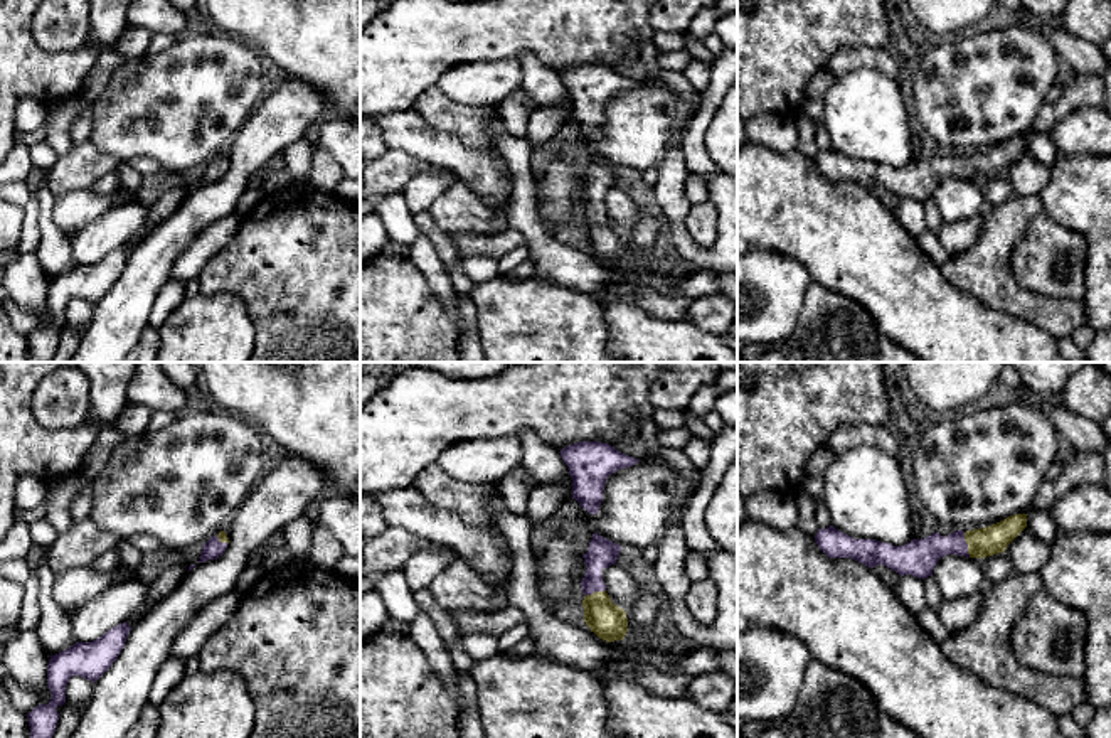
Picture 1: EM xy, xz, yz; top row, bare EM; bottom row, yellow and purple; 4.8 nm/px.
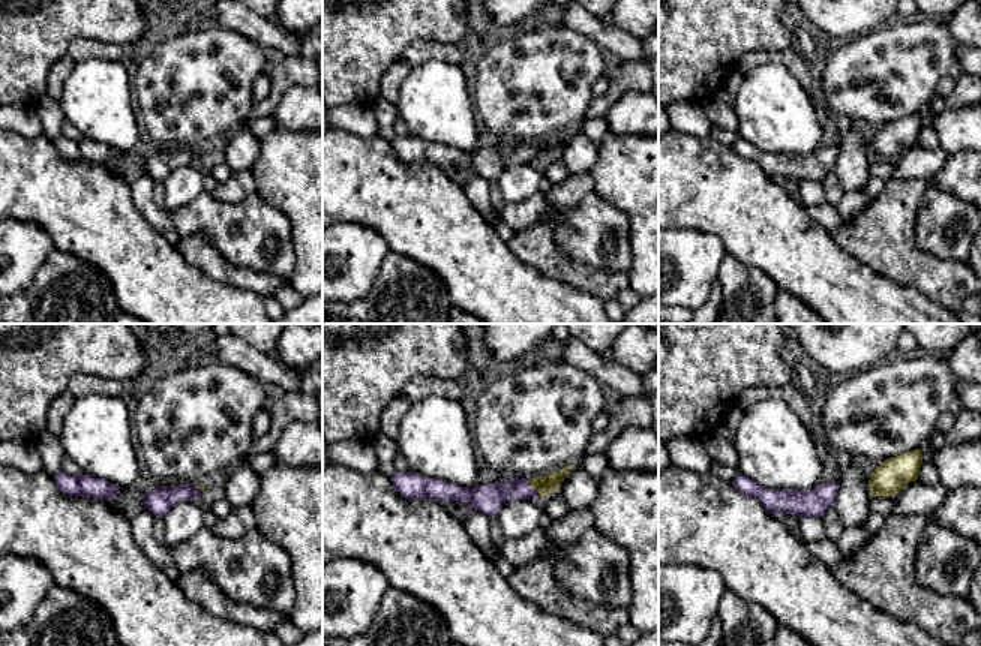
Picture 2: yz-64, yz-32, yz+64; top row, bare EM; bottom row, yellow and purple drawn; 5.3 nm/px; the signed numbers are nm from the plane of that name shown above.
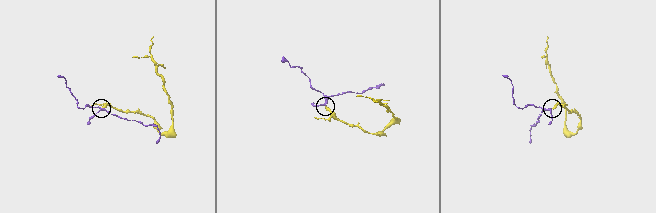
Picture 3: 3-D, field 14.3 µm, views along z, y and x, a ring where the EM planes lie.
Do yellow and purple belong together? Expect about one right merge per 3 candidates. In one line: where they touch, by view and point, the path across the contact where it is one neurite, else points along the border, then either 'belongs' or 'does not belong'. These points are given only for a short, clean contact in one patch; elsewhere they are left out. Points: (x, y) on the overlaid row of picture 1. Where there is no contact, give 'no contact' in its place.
meets yellow in yz at (967, 543); runs through yz (987, 541), (967, 543), (933, 546), (919, 556); belongs

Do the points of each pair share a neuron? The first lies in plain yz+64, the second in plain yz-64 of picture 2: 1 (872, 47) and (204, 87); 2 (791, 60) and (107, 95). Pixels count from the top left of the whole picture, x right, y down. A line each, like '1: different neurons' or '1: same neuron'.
1: same neuron
2: different neurons

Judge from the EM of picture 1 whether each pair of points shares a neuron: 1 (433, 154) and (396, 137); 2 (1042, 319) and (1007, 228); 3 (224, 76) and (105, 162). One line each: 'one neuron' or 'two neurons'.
1: one neuron
2: one neuron
3: two neurons

